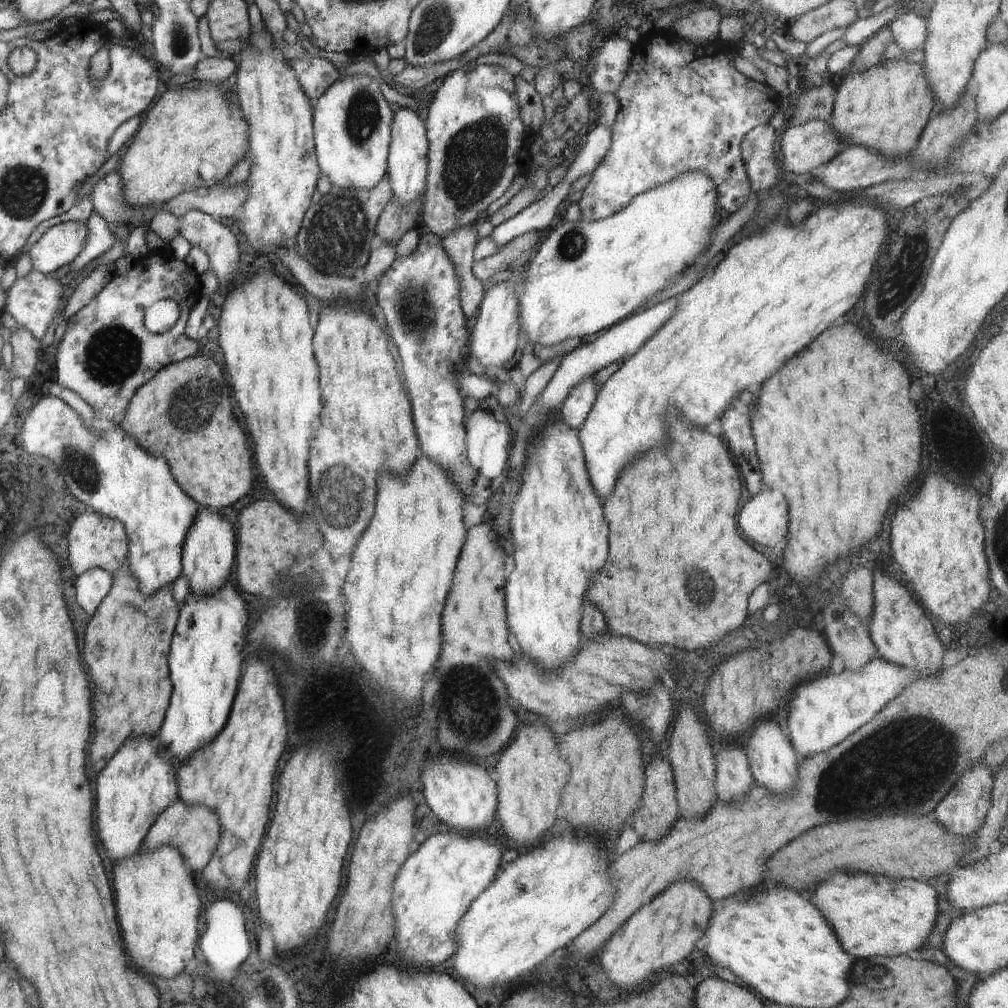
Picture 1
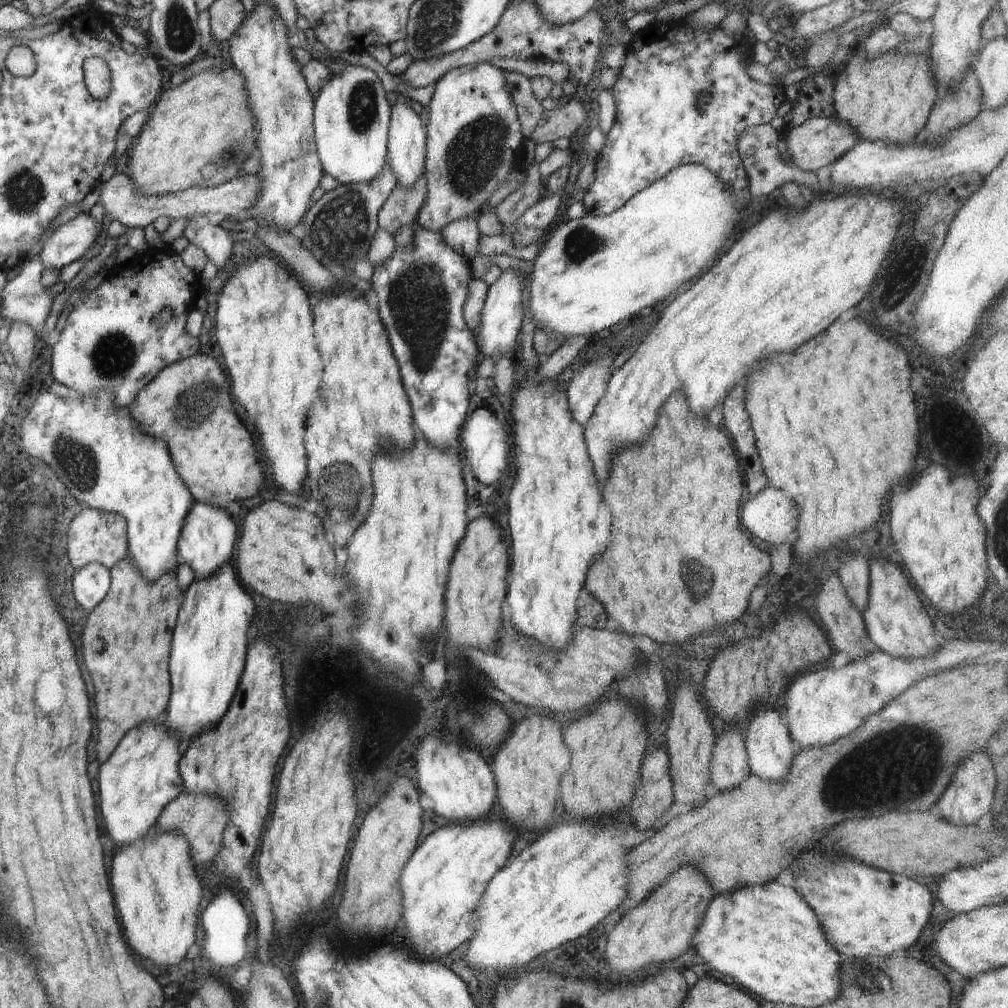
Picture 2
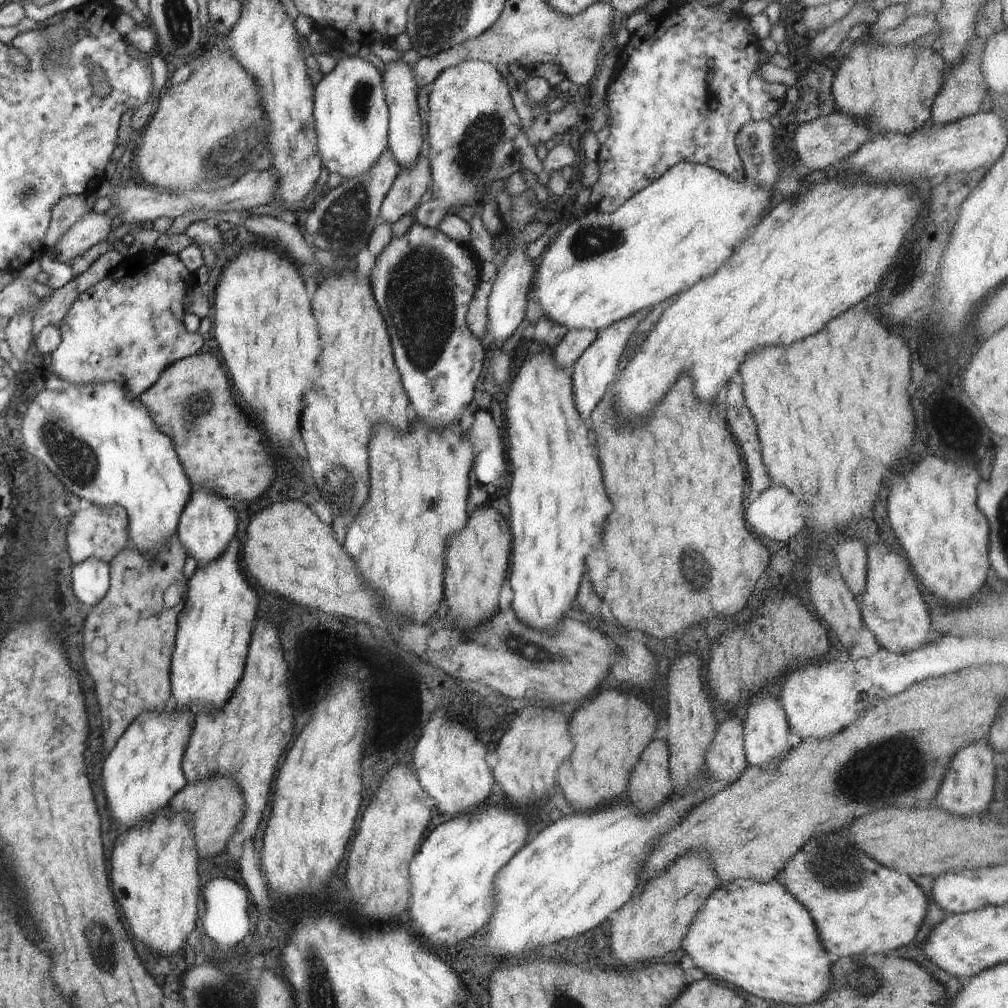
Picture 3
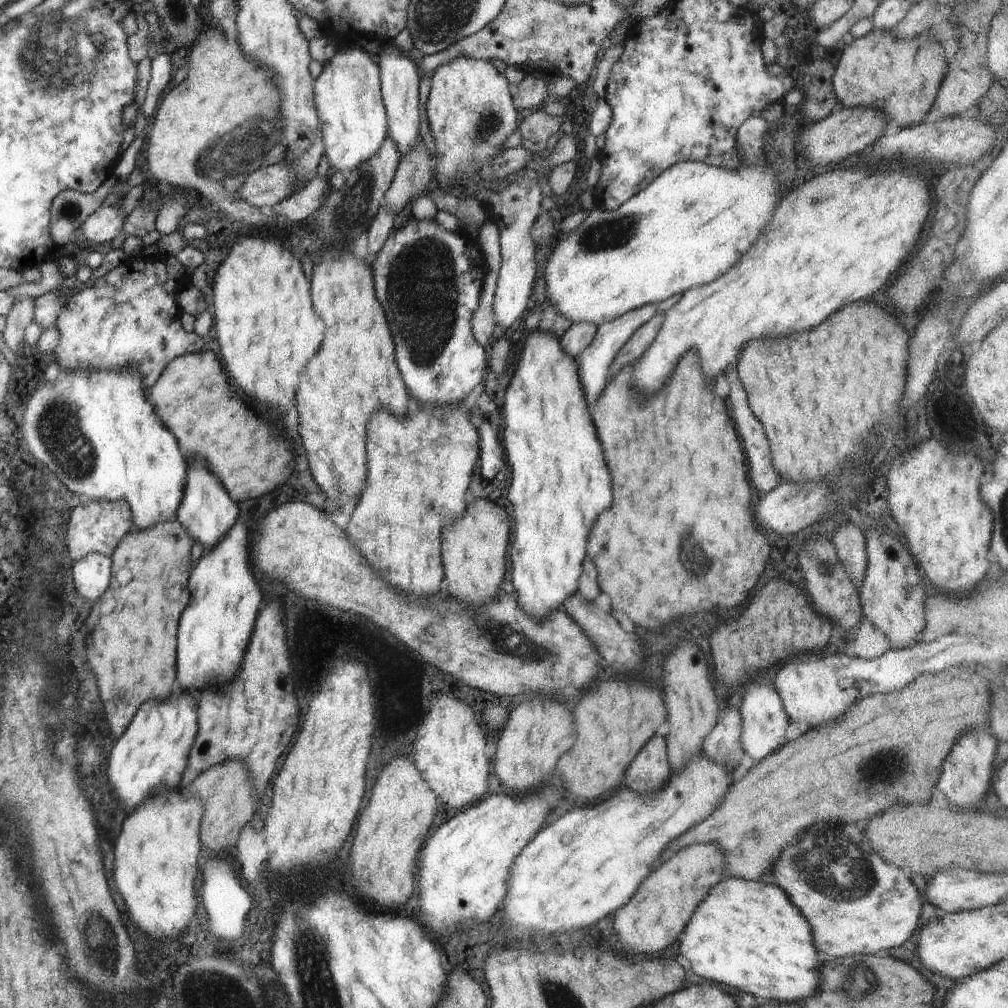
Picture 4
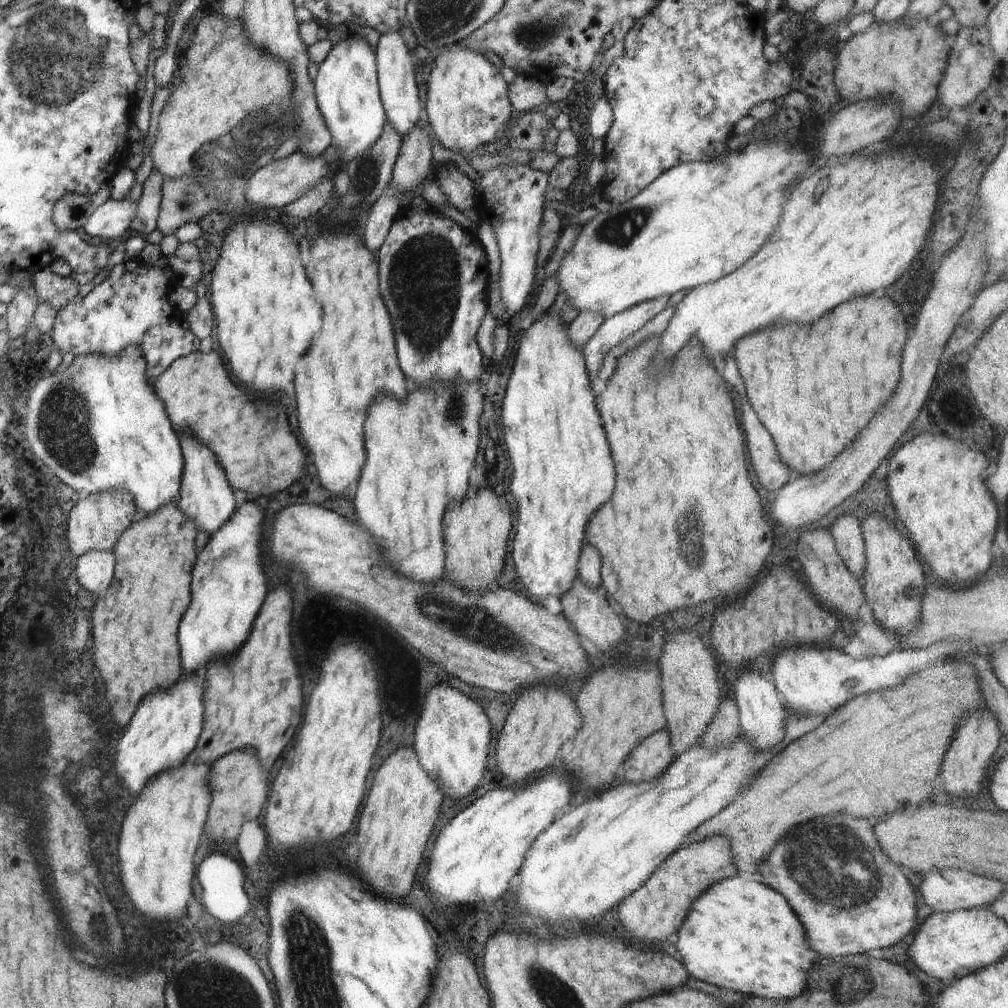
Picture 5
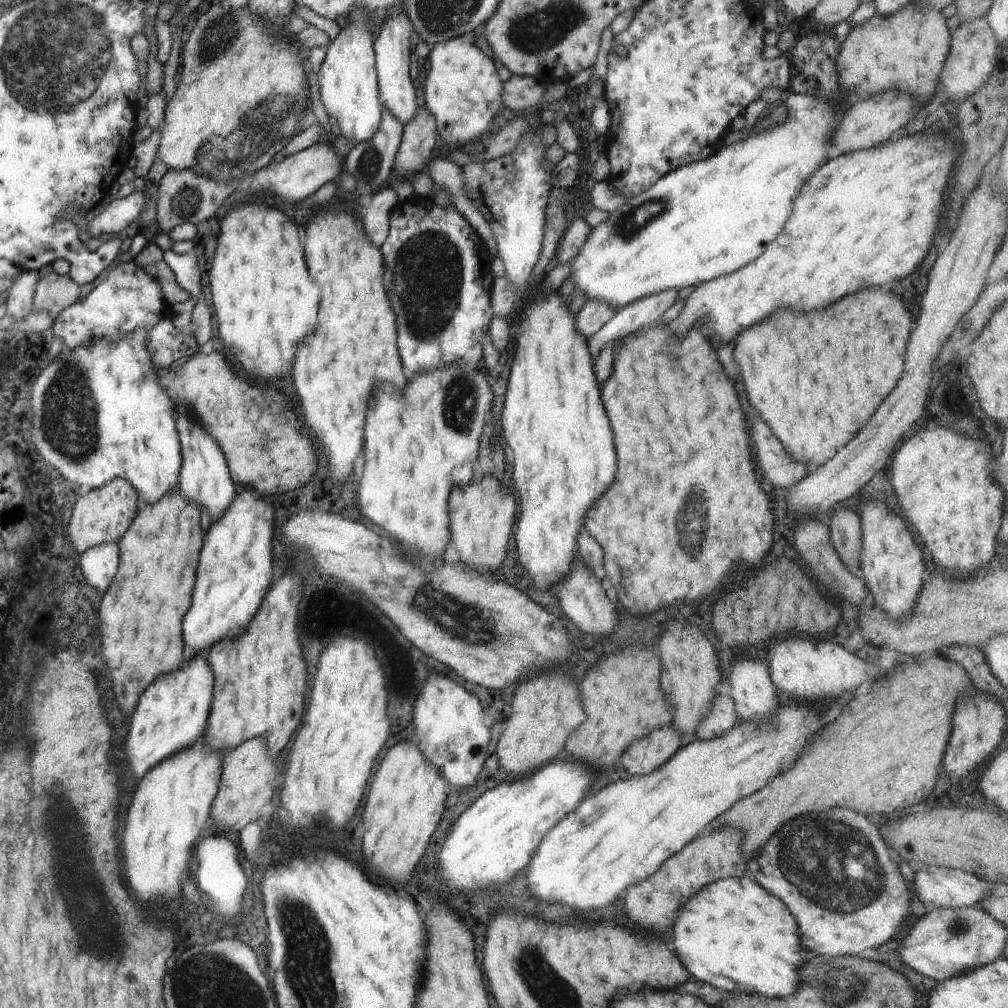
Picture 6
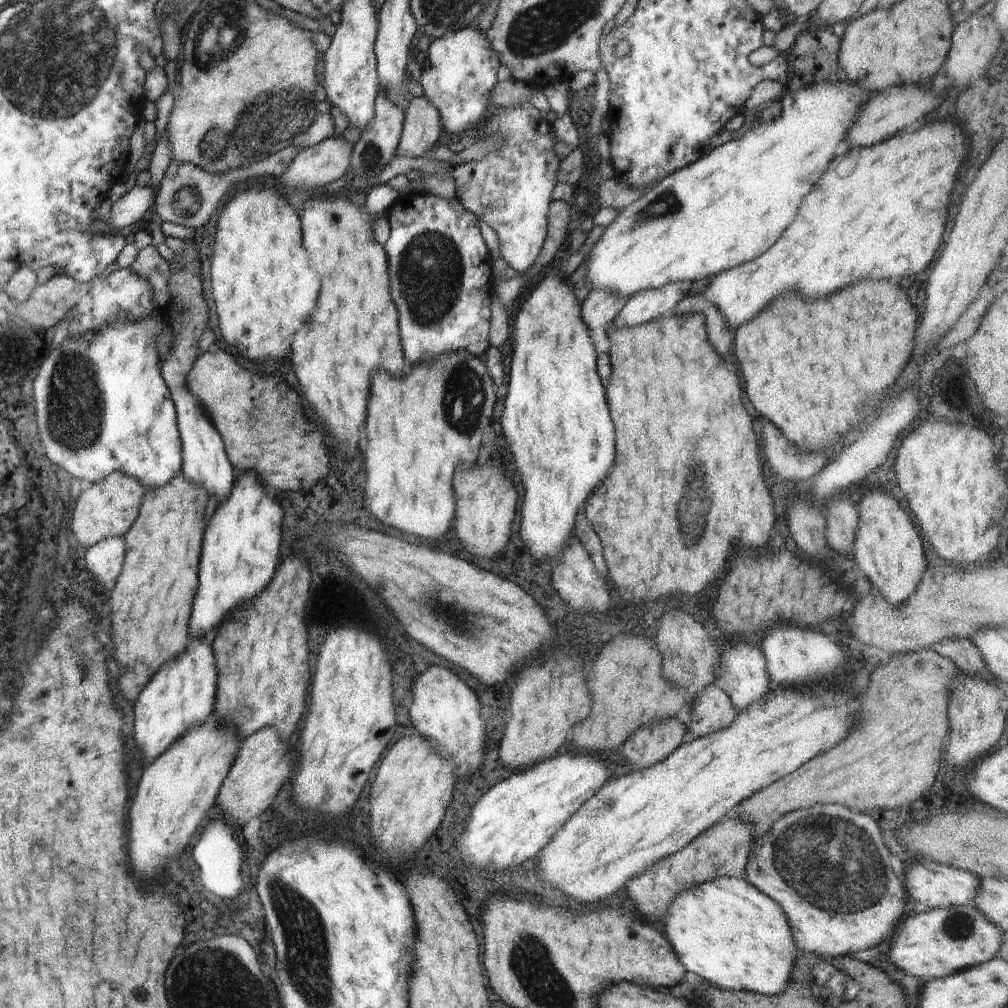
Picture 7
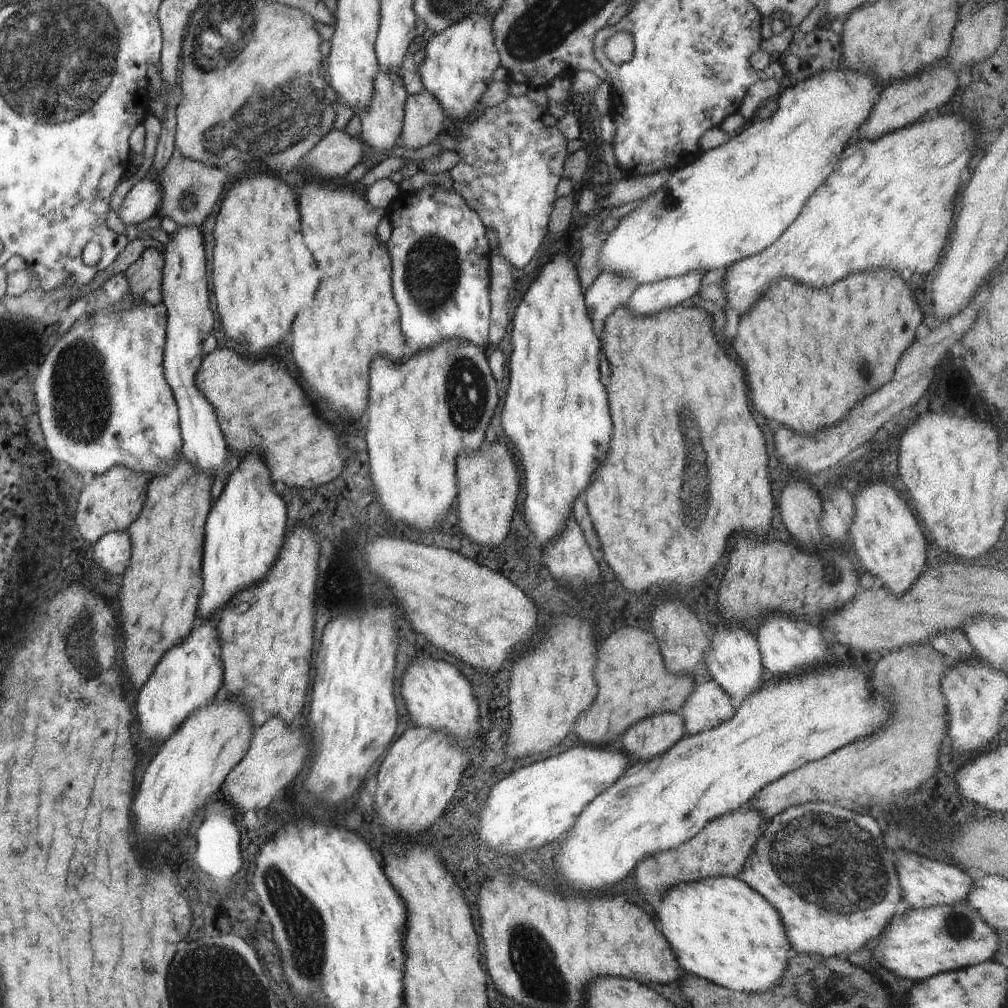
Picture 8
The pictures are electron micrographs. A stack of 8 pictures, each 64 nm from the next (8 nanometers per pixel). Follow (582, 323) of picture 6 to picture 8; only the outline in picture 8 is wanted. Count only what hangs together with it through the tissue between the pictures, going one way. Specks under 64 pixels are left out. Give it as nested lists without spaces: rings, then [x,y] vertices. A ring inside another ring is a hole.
[[[602,271],[584,292],[588,316],[594,326],[604,326],[611,312],[626,307],[638,285],[634,279],[623,279],[622,275],[608,275]]]

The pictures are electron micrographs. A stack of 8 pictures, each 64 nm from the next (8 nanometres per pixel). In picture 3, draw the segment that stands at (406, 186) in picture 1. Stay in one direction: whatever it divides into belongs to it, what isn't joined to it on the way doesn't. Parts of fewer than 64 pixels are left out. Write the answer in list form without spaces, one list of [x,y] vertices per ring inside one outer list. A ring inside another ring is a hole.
[[[401,58],[386,63],[383,74],[383,87],[385,88],[385,101],[389,110],[387,148],[395,156],[395,161],[398,161],[401,170],[407,169],[417,163],[417,158],[426,145],[422,138],[421,118],[416,102],[419,86],[415,81],[413,66],[402,61]]]

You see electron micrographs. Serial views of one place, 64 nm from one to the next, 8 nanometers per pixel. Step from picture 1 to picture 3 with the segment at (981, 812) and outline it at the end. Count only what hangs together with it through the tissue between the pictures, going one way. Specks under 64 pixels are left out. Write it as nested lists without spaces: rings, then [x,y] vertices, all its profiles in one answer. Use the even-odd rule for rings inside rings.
[[[973,742],[966,748],[962,747],[962,752],[958,752],[954,760],[950,760],[950,768],[947,768],[944,782],[936,796],[938,804],[954,816],[966,816],[988,808],[995,790],[995,767],[992,756],[994,756],[994,750],[986,742]]]

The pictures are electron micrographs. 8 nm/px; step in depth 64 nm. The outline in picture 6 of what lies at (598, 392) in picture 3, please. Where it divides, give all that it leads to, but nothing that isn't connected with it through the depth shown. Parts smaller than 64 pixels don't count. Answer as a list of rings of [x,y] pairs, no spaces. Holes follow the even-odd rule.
[[[671,288],[664,292],[642,297],[627,304],[615,312],[615,315],[588,341],[591,356],[594,361],[604,348],[605,344],[616,344],[628,334],[632,335],[637,330],[657,324],[661,316],[676,303],[678,290]]]

